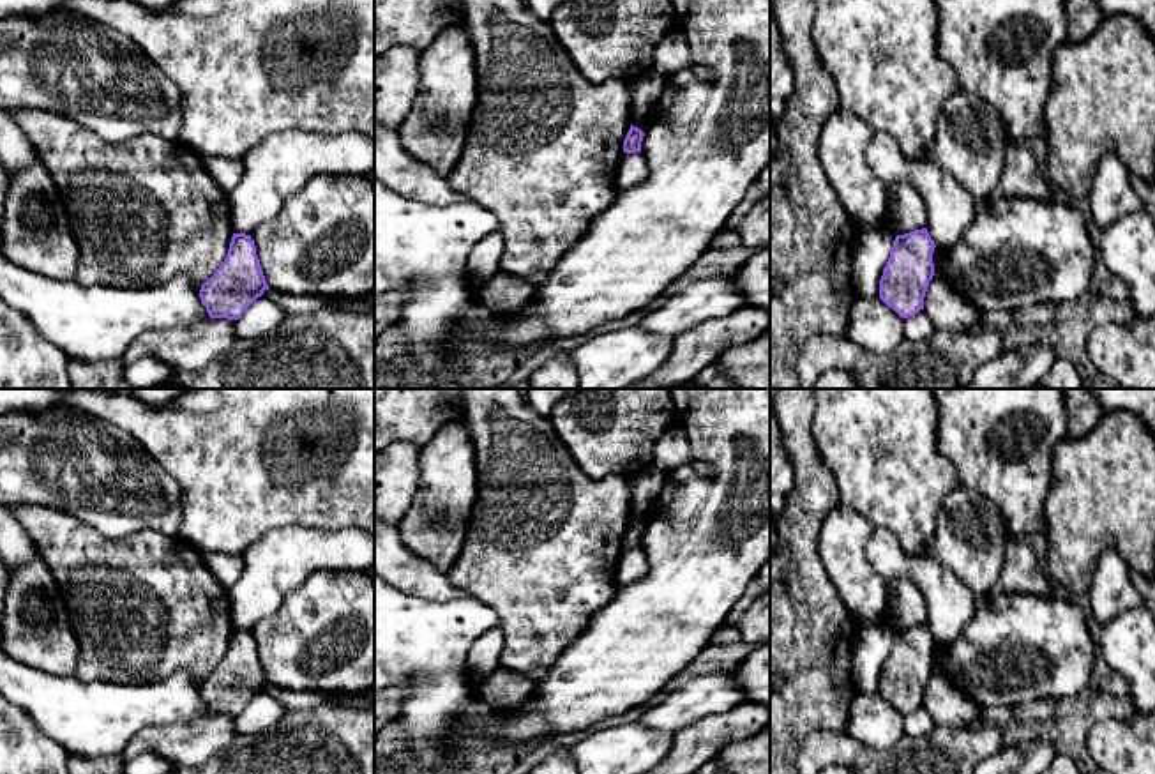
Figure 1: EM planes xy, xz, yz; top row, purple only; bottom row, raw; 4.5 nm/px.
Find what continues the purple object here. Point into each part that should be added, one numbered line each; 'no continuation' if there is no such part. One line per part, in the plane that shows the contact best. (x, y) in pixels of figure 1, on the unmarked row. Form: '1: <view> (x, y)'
no continuation

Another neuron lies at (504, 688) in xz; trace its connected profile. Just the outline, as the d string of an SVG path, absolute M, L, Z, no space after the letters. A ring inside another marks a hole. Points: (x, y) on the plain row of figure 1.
M500 666L482 680L477 698L491 709L507 709L523 703L533 689L535 684L530 677Z

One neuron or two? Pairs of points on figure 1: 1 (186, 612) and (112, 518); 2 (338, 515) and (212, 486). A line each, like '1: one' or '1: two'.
1: two
2: one

